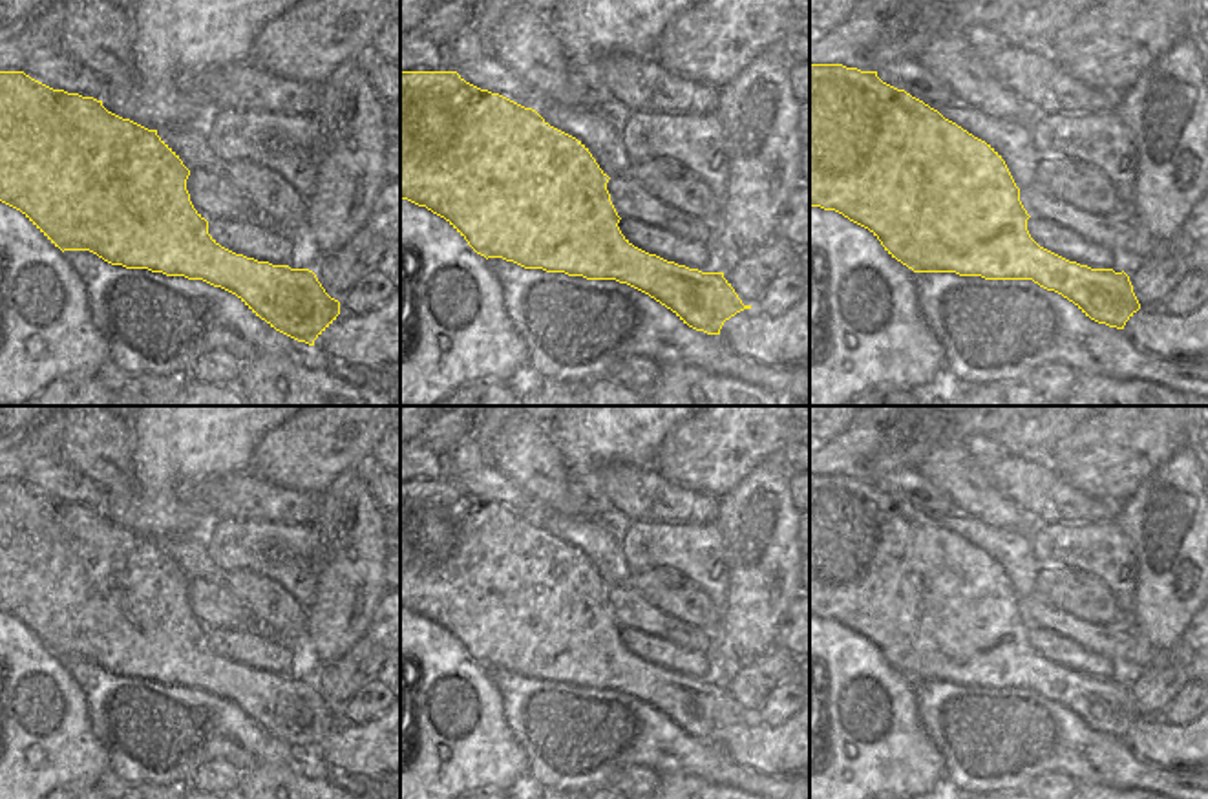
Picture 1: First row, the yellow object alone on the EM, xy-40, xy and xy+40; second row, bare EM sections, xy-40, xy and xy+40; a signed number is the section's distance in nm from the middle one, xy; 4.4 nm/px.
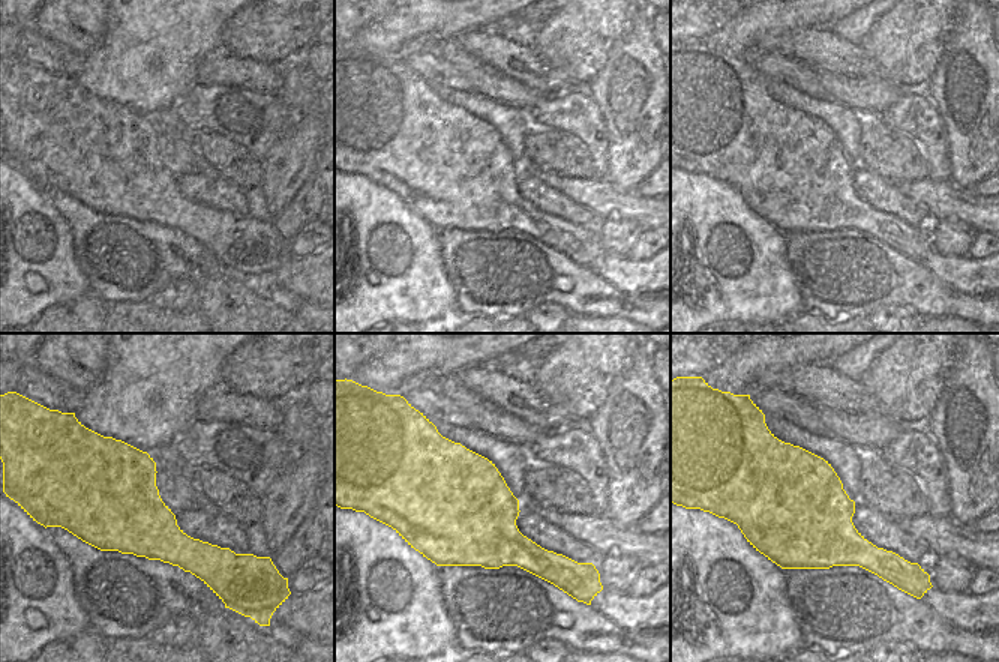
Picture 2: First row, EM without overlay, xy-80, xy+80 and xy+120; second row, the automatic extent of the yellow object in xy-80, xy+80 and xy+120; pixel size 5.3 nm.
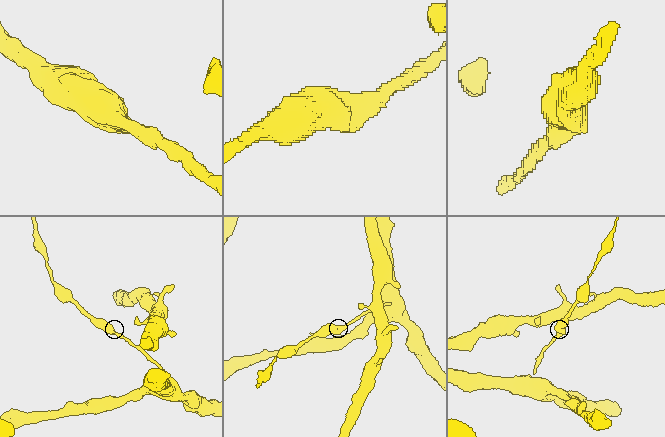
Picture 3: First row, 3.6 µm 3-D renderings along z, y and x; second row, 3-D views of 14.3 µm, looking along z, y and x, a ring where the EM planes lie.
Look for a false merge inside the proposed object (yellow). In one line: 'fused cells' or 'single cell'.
single cell

